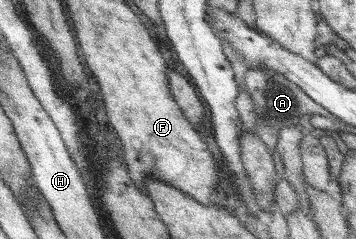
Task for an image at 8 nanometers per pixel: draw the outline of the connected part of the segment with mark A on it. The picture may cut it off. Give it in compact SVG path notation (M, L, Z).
M262 66L248 68L244 77L244 85L251 99L255 101L254 111L261 114L270 123L270 126L278 129L278 131L281 127L295 124L301 115L322 115L322 117L330 115L329 111L322 109L297 85L270 68L263 68Z

